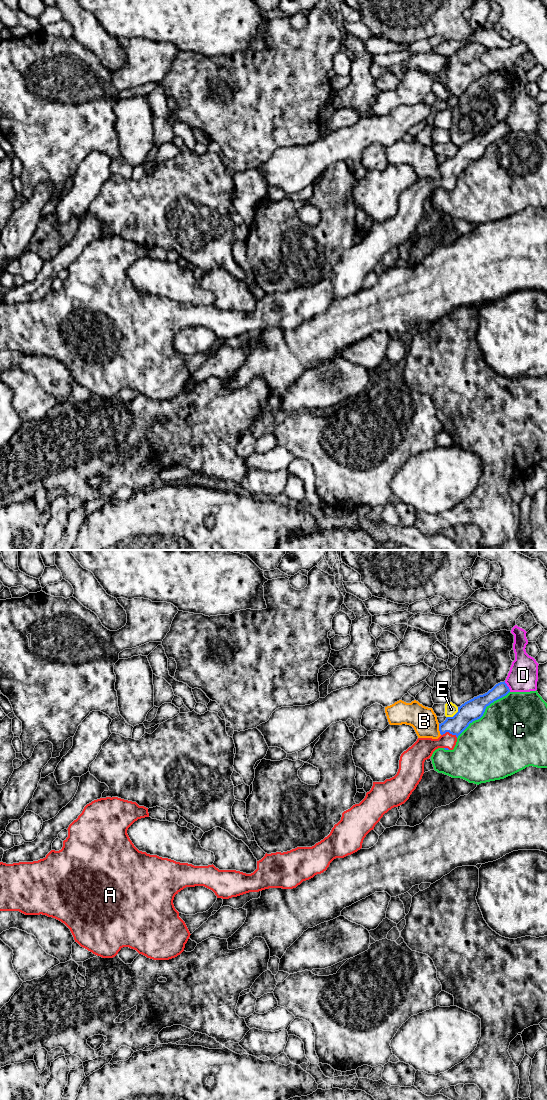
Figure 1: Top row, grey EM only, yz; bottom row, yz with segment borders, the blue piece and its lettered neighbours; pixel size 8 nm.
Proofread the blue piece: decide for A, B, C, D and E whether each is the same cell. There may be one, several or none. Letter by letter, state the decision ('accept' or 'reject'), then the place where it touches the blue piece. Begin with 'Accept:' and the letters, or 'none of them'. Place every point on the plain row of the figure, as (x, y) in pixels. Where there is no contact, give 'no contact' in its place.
Accept: A
A: accept; meets blue in yz at (449, 172)
B: reject; meets blue in yz at (439, 169)
C: reject; meets blue in yz at (483, 153)
D: reject; meets blue in yz at (507, 126)
E: reject; meets blue in yz at (455, 154)

